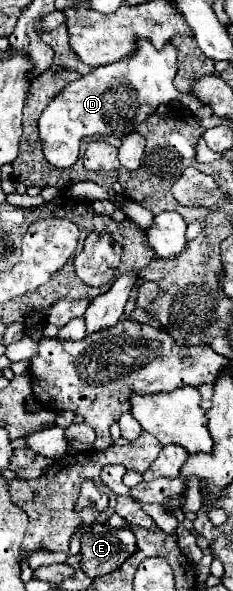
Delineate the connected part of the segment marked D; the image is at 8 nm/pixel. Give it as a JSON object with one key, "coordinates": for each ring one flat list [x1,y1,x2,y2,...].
{"coordinates":[[139,40,135,56,105,64,71,82,63,92,51,100,39,118,39,136,43,140,43,154,55,168,69,168,77,162,79,146,85,136,125,136,135,130,139,122,155,114,159,104,169,104,173,98,181,98,183,108,196,112,202,102,190,94,181,94,173,86,177,74,177,48,167,42,157,50,149,40]]}

